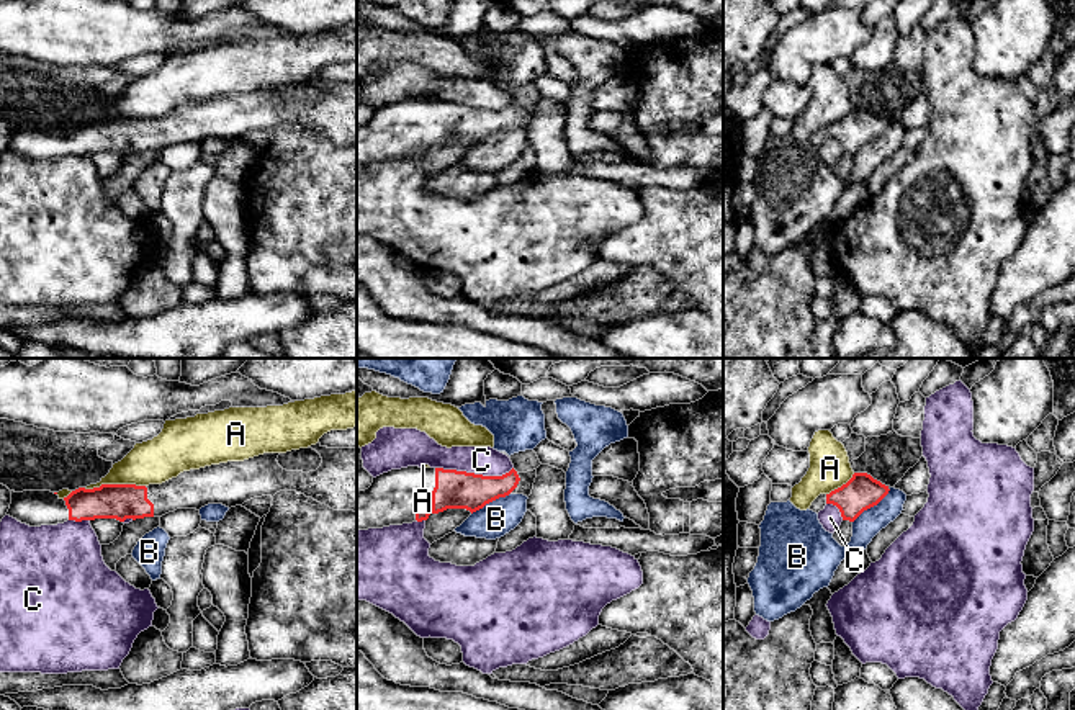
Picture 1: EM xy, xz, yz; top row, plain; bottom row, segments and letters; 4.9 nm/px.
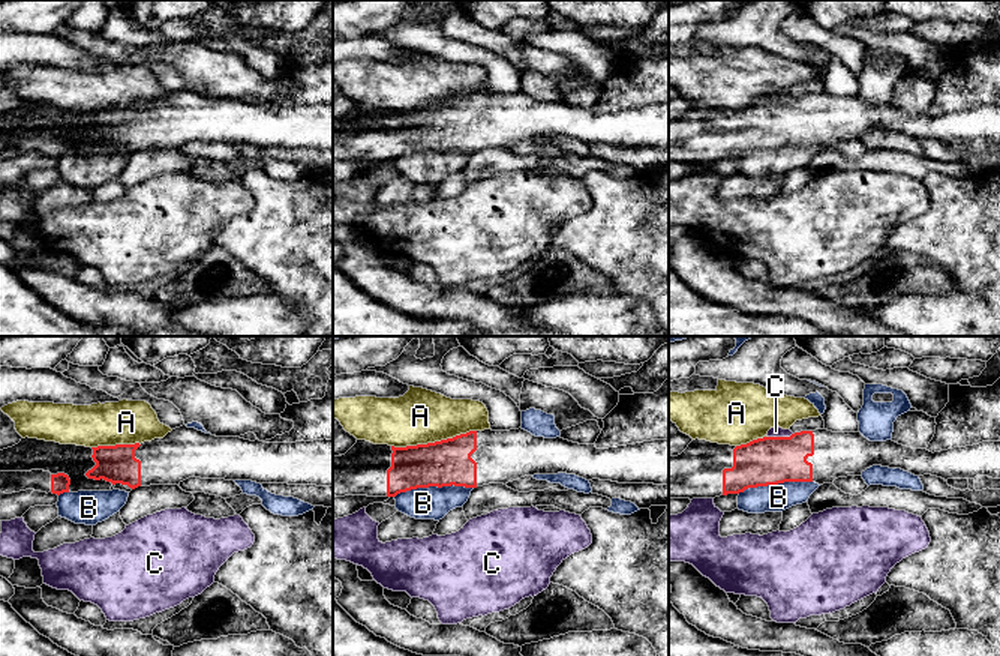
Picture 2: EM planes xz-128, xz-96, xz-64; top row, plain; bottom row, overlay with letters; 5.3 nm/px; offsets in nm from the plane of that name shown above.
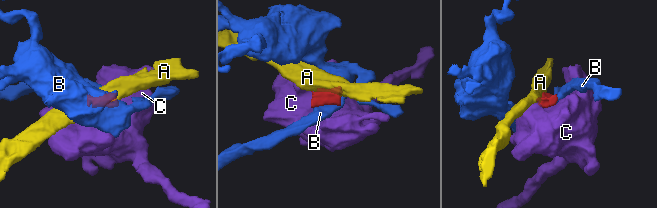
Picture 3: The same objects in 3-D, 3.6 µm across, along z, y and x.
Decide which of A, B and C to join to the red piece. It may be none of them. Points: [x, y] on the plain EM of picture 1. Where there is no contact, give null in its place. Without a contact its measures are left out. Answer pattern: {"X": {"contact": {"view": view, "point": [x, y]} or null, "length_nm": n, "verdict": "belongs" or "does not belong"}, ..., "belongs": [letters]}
{"A": {"contact": {"view": "xy", "point": [113, 118]}, "length_nm": 300, "verdict": "does not belong"}, "B": {"contact": {"view": "yz", "point": [871, 139]}, "length_nm": 260, "verdict": "does not belong"}, "C": {"contact": {"view": "xz", "point": [473, 107]}, "length_nm": 380, "verdict": "does not belong"}, "belongs": []}

